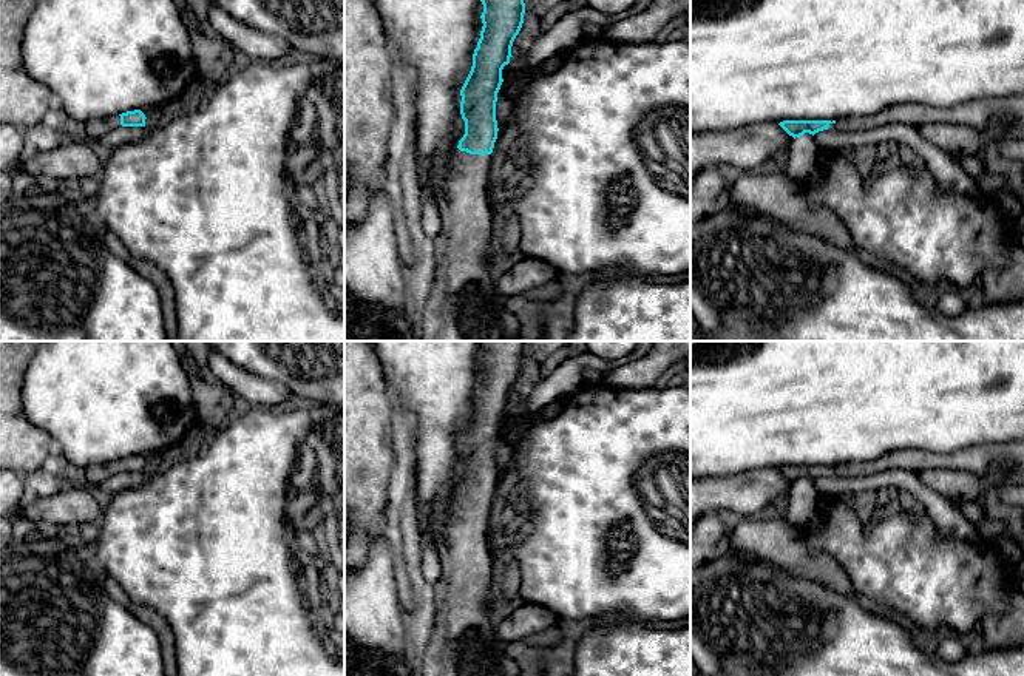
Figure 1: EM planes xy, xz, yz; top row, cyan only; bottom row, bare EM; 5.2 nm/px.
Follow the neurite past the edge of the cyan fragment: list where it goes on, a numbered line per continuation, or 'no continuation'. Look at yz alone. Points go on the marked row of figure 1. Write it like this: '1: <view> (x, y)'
1: yz (996, 118)

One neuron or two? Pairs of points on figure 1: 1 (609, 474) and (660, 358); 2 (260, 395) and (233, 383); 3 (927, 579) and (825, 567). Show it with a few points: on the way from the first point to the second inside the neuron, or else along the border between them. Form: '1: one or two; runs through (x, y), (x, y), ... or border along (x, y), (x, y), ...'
1: two; border along (612, 385), (652, 388)
2: one; runs through (254, 391), (240, 385)
3: two; border along (808, 550), (827, 554), (847, 576), (861, 598)

